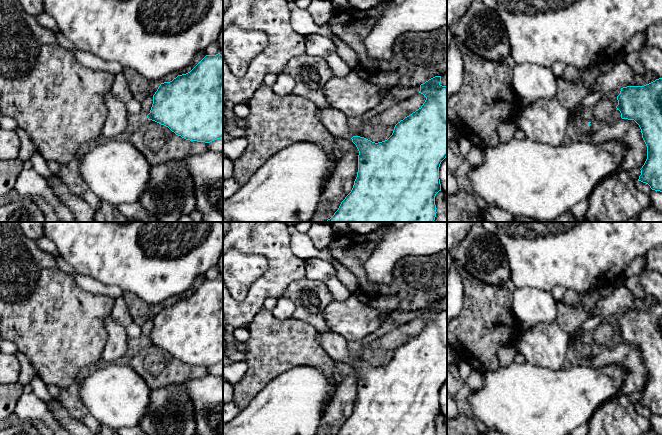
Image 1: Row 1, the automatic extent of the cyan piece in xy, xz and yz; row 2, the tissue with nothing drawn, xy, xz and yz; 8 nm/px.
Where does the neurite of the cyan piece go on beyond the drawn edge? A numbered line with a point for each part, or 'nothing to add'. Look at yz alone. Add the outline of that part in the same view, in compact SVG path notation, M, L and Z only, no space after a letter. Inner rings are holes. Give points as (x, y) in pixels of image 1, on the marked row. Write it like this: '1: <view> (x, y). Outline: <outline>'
1: yz (575, 118). Outline: M575 106L570 111L569 116L569 123L572 123L575 125L576 128L578 128L581 131L587 131L588 130L588 123L584 121L581 117L581 111Z

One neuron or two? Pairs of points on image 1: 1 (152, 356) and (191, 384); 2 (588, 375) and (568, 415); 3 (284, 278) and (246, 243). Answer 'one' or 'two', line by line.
1: two
2: one
3: one

